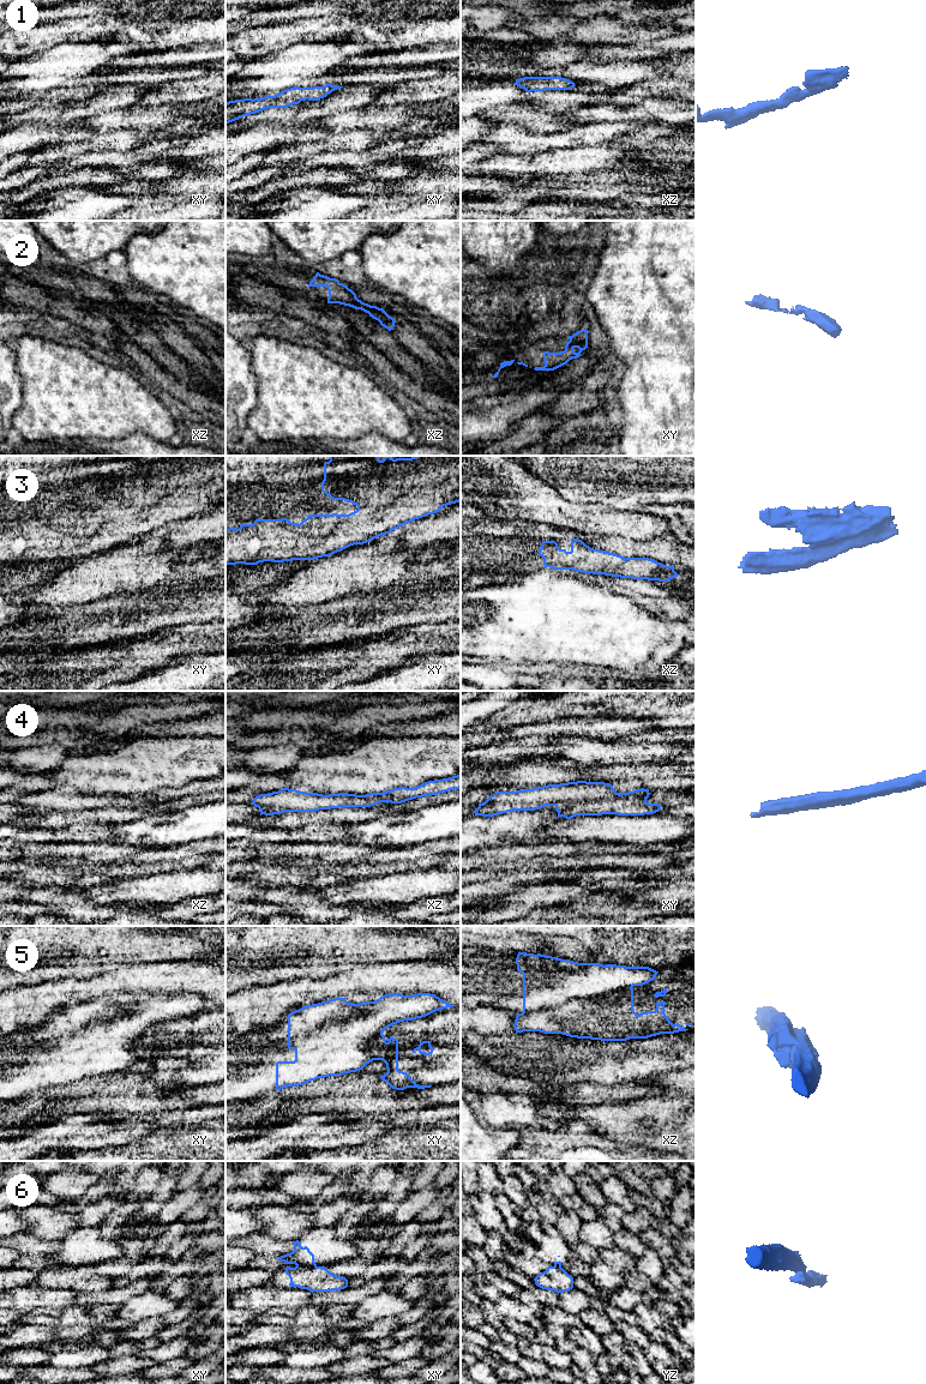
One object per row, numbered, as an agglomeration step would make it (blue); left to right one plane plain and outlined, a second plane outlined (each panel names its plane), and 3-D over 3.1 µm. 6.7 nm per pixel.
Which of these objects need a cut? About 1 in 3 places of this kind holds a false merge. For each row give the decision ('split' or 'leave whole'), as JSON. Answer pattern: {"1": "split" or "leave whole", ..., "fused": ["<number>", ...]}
{"1": "leave whole", "2": "leave whole", "3": "leave whole", "4": "leave whole", "5": "split", "6": "split", "fused": ["5", "6"]}

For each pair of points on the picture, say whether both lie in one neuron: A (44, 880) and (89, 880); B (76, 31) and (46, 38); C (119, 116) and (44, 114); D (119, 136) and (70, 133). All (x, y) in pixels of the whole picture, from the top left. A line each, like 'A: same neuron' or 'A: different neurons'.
A: same neuron
B: same neuron
C: different neurons
D: different neurons

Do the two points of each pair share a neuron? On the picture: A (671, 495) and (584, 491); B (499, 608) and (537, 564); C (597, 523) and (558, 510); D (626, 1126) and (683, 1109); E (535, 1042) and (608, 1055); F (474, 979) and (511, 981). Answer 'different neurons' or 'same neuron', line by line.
A: same neuron
B: different neurons
C: same neuron
D: same neuron
E: same neuron
F: same neuron

